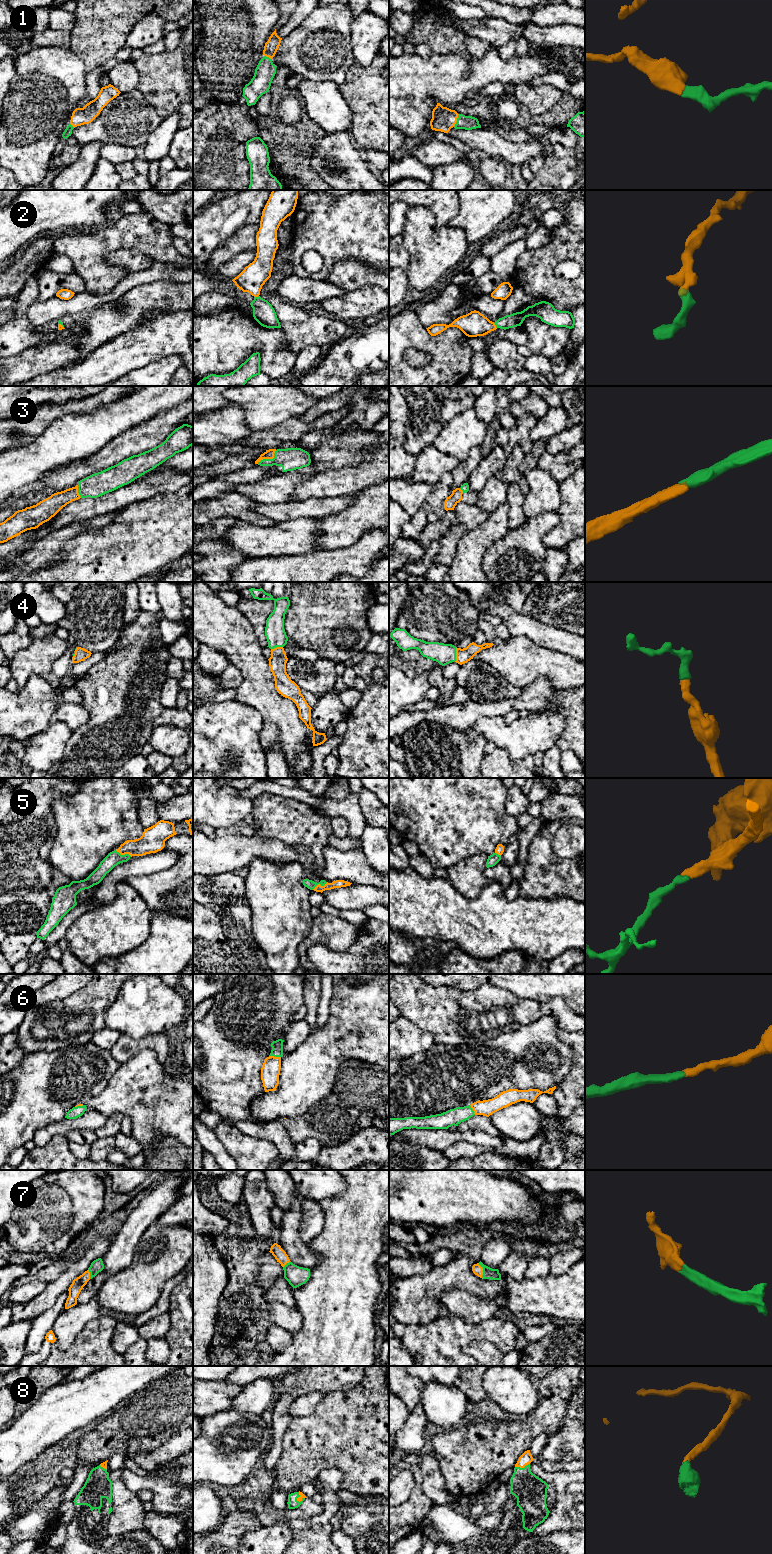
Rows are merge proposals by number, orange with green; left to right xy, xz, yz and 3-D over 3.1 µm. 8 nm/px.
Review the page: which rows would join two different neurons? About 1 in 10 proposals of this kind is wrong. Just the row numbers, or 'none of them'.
none of them

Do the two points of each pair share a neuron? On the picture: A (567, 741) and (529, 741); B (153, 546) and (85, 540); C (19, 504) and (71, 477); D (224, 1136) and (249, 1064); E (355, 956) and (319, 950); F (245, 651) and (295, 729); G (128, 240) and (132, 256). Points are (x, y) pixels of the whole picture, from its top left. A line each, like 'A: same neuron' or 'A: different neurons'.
A: different neurons
B: same neuron
C: same neuron
D: different neurons
E: same neuron
F: same neuron
G: different neurons

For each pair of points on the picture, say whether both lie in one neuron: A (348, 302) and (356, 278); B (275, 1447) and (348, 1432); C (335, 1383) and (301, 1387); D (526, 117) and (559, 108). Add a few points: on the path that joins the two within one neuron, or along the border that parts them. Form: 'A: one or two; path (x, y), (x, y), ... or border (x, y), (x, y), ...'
A: two; border (375, 285), (364, 285), (348, 291)
B: two; border (289, 1424), (283, 1435), (281, 1454), (273, 1468)
C: one; path (327, 1383), (309, 1383)
D: one; path (534, 119), (547, 119), (551, 116)

